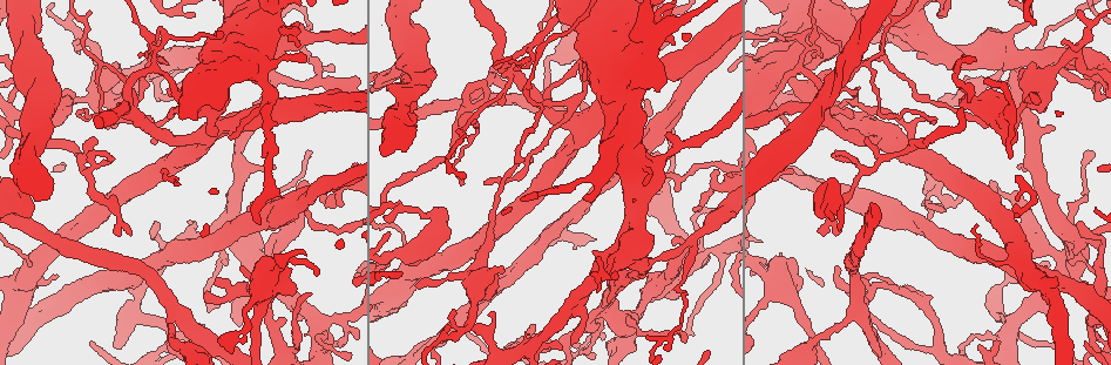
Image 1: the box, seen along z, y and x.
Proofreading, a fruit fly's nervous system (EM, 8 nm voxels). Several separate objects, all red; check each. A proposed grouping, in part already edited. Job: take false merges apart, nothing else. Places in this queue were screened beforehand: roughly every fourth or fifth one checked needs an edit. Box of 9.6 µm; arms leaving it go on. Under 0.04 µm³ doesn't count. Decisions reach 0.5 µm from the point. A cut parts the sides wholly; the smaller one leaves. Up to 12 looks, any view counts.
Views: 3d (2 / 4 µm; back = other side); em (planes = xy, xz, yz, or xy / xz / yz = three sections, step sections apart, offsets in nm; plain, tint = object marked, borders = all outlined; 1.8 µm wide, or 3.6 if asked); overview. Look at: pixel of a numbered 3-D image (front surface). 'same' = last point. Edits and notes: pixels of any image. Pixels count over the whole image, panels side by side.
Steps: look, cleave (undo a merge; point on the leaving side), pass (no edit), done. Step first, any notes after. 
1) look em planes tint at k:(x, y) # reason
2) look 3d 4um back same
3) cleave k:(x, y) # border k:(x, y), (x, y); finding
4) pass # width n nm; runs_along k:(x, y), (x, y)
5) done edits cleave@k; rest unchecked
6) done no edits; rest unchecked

look em 3.6um planes borders at 1:(639, 45) # touches itself

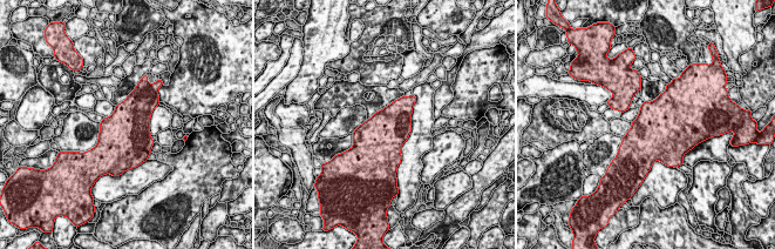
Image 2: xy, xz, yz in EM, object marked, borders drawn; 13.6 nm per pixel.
pass # one neuron here

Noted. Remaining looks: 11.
look em 3.6um yz step 4 tint at 1:(563, 9) # side arm on a straight run

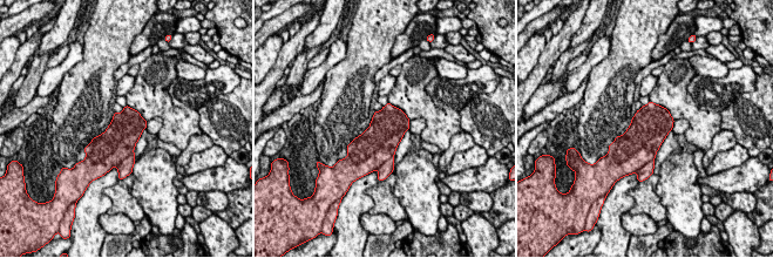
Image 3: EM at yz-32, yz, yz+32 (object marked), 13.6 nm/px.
look em 3.6um planes tint same

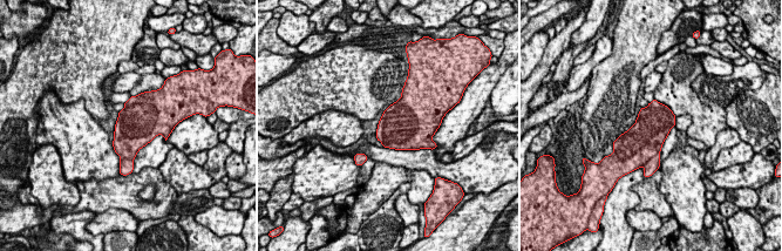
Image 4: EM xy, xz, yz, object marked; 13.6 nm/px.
cleave 4:(652, 165) # a second neuron is stuck on

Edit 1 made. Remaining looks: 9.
look overview

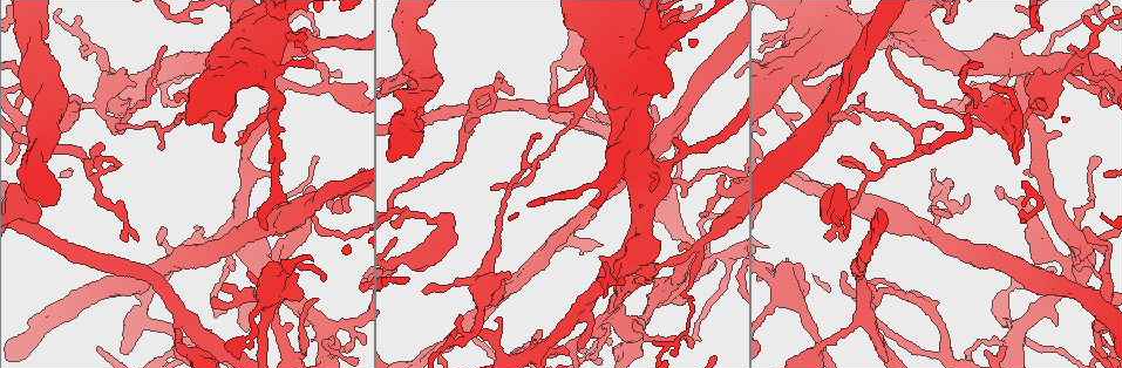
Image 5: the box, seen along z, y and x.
look 3d 4um at 5:(23, 214) # abrupt turn

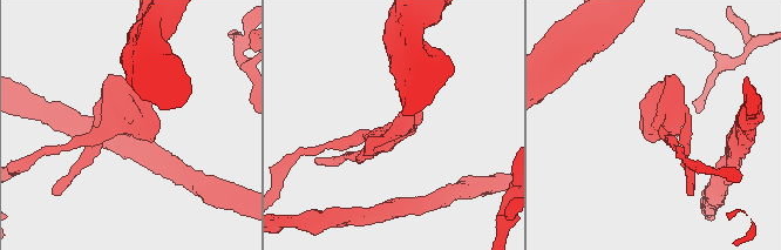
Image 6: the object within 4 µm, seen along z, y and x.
look em yz step 4 tint at 6:(132, 123)

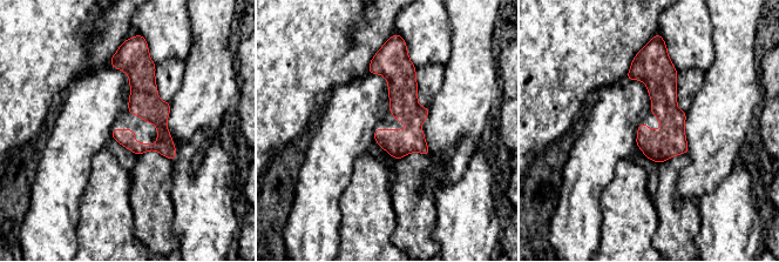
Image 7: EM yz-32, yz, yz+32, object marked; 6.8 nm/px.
look em xy step 16 tint same

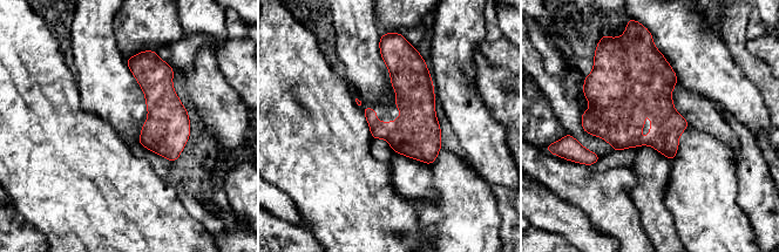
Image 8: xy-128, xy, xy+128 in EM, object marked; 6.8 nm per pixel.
pass # continuous, no second neuron

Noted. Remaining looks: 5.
look 3d 4um at 5:(323, 329) # four arms meet

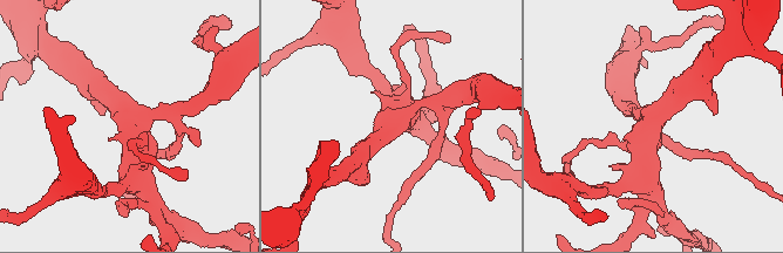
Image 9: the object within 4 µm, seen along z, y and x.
look em 3.6um planes borders at 9:(651, 119)

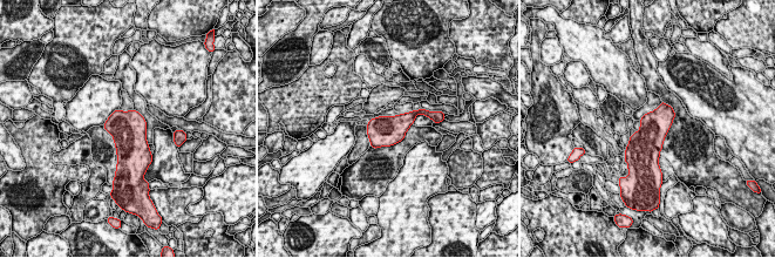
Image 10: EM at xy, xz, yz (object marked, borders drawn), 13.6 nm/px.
pass # width 400 nm; one neuron here

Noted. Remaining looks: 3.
look 3d 4um at 5:(632, 263) # sharp bend

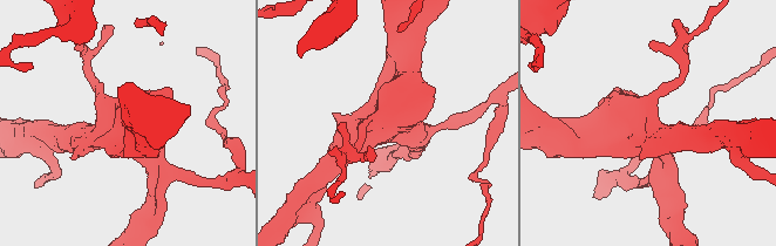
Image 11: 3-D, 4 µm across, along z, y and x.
look em 3.6um planes tint at 11:(388, 122) # shape alone is not enough

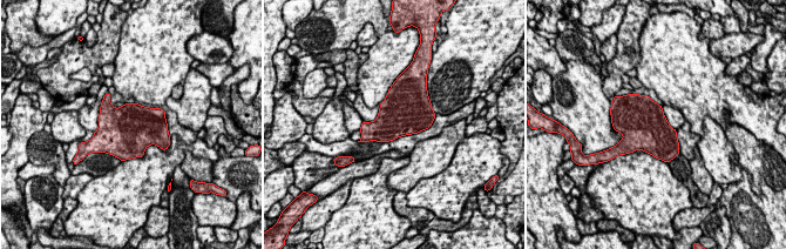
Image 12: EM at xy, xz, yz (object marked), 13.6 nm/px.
pass # width 550 nm; all the same neuron

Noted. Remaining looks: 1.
done edits cleave@4; rest unchecked

